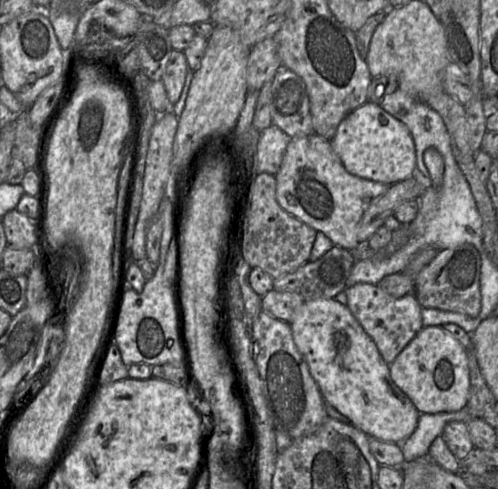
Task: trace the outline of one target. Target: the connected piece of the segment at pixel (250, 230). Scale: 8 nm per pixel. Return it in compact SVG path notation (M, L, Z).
M262 173L249 181L241 226L241 249L252 268L264 270L273 279L295 271L309 261L317 233L278 204L274 175Z

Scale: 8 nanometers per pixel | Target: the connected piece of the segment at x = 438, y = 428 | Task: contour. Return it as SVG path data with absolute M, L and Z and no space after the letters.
M465 406L455 412L435 414L420 414L414 432L403 442L395 443L404 455L404 462L409 463L419 457L428 455L428 449L433 440L442 434L445 425L452 421L467 422L472 419Z

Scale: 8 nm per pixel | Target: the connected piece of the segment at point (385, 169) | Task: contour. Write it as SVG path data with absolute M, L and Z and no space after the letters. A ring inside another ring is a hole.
M366 102L348 114L330 142L345 169L363 179L391 186L410 178L416 167L415 144L409 129L376 103Z

